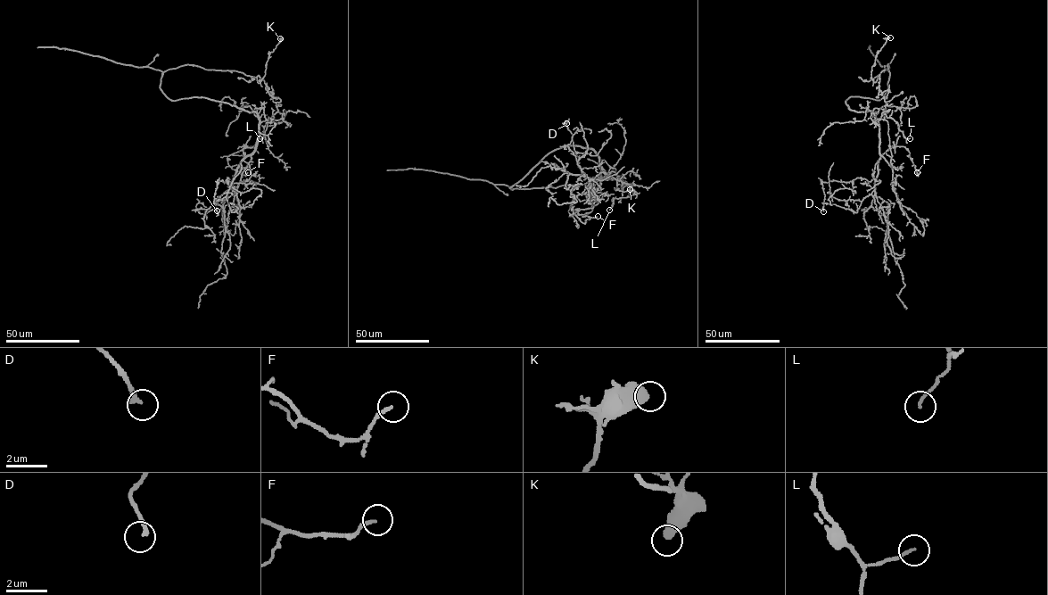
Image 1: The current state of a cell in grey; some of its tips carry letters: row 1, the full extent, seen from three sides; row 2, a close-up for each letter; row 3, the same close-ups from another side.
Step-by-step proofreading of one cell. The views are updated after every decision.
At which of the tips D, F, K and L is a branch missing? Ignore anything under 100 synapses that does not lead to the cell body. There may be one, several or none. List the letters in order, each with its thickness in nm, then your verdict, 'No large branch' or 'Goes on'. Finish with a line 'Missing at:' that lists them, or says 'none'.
D: Thickness 240 nm. No large branch
F: Thickness 150 nm. No large branch
K: Thickness 600 nm. No large branch
L: Thickness 130 nm. No large branch
Missing at: none

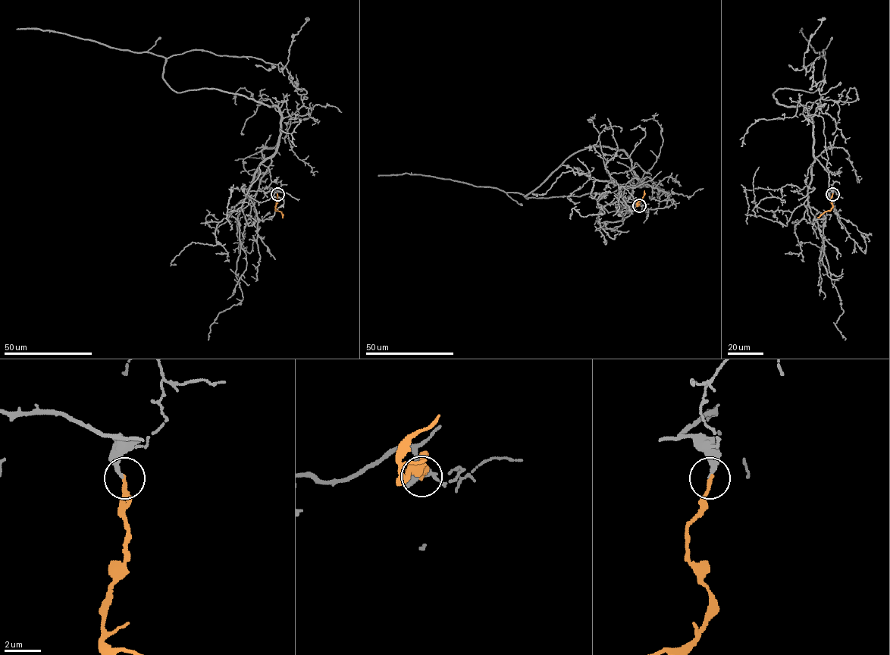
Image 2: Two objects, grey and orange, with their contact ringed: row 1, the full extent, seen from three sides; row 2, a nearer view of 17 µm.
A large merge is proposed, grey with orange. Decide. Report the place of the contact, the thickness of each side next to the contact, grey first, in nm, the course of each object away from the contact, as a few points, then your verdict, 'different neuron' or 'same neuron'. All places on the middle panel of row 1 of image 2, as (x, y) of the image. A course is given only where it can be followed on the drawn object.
at (639, 205); 200 nm thick on the grey side, 190 nm on the other; grey runs (639, 205), (621, 202), (642, 186), (631, 158), (603, 146), (524, 196), (650, 177), (668, 199); orange runs (639, 205), (637, 202), (644, 190); different neuron

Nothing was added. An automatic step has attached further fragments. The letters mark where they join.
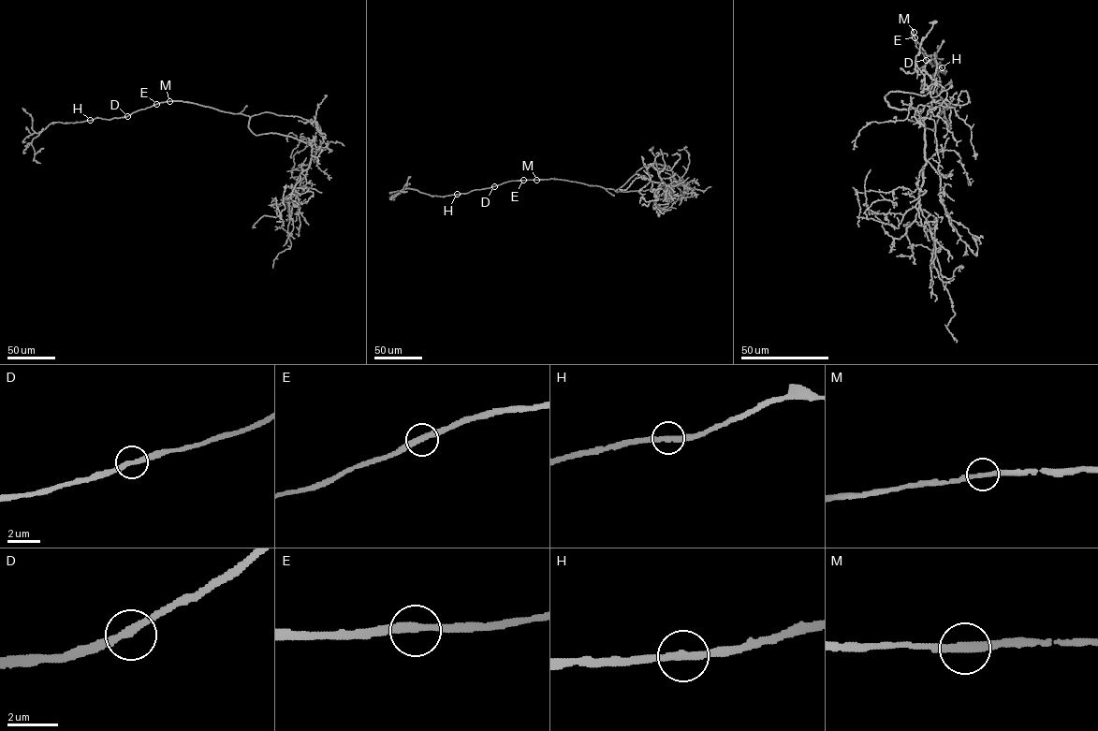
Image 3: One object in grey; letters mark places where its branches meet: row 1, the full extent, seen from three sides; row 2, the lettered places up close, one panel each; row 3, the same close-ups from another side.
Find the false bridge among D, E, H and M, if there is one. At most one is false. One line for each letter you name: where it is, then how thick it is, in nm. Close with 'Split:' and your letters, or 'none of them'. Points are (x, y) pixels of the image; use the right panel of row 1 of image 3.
Split: none of them

